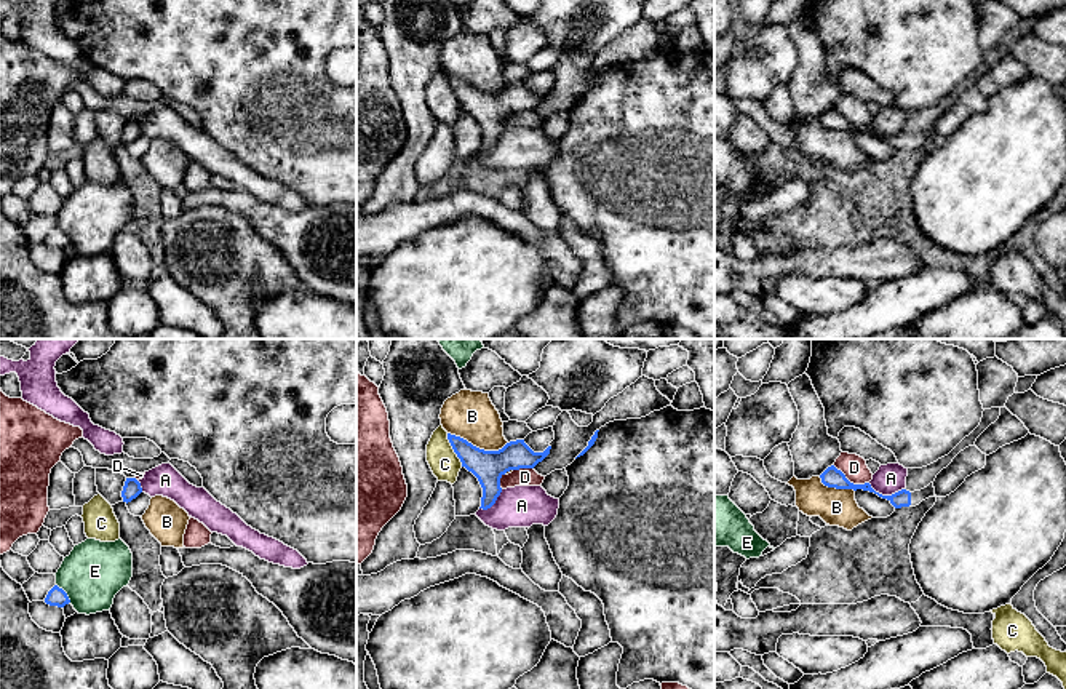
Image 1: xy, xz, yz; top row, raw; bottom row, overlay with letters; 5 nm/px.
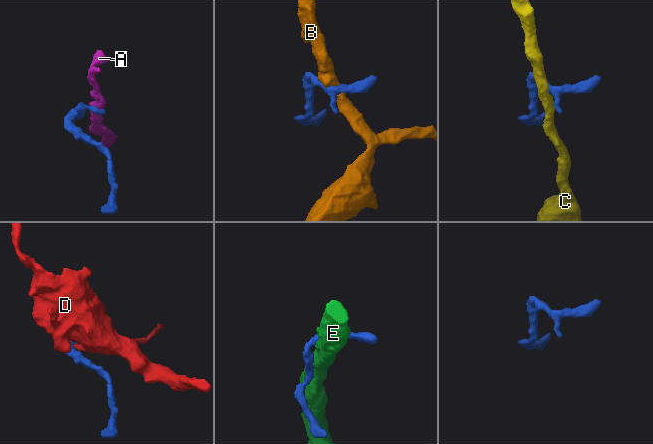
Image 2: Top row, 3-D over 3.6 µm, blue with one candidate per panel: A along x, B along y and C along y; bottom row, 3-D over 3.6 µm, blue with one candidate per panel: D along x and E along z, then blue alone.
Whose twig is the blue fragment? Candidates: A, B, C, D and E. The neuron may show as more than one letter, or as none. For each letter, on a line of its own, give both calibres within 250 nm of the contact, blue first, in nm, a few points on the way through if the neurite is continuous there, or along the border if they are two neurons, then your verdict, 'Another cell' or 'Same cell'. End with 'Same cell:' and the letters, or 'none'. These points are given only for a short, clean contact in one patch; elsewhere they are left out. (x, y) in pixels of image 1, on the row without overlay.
A: Thickness 80 nm (blue) against 150 nm. Boundary: yz (868, 125), (883, 136), (894, 136), (903, 131). Another cell
B: Thickness 160 nm (blue) against 240 nm. Another cell
C: Thickness 160 nm (blue) against 150 nm. Boundary: xz (446, 75), (462, 107). Another cell
D: Thickness 100 nm (blue) against 120 nm. Another cell
E: Thickness 100 nm (blue) against 320 nm. Another cell
Same cell: none

